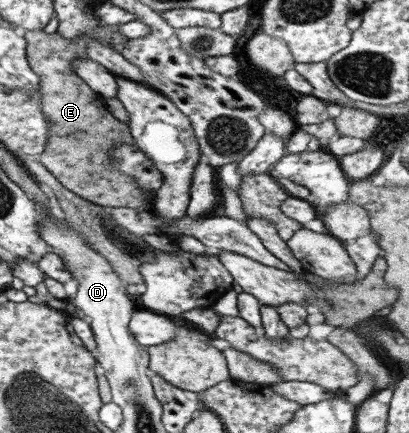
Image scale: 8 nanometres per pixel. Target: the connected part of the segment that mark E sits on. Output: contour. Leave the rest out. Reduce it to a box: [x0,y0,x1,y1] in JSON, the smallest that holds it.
[22,24,151,210]

